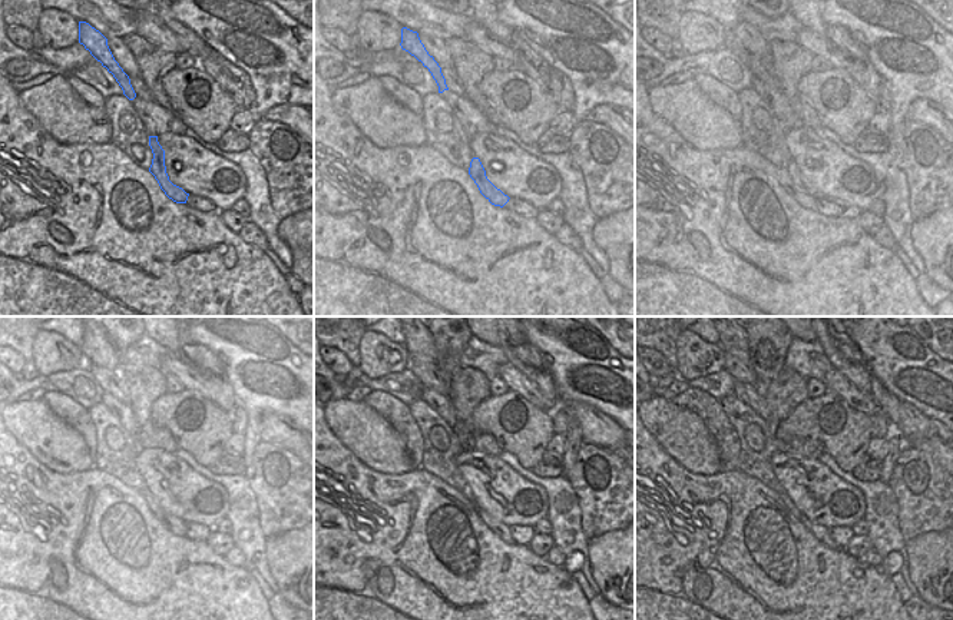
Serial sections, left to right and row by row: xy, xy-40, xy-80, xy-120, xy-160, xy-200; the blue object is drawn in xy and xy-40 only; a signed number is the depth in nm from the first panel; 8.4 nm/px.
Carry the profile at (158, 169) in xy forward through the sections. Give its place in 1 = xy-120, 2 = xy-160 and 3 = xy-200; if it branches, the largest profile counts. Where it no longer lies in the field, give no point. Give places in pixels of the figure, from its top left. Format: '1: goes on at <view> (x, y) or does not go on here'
1: goes on at xy-120 (175, 526)
2: goes on at xy-160 (499, 529)
3: goes on at xy-200 (820, 531)

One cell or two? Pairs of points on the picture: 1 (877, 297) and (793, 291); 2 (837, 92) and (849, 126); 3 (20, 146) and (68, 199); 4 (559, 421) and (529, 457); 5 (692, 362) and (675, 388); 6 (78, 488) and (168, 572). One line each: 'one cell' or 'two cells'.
1: one cell
2: one cell
3: one cell
4: two cells
5: two cells
6: one cell

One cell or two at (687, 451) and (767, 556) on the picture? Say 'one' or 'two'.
two

